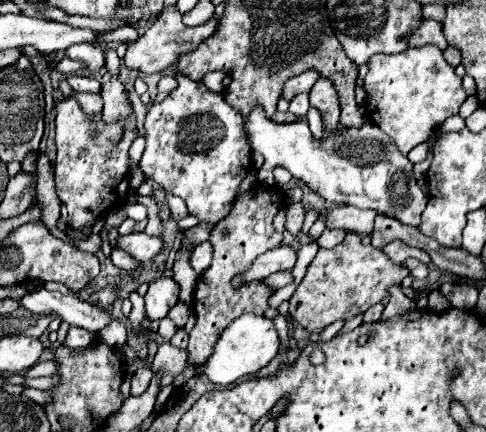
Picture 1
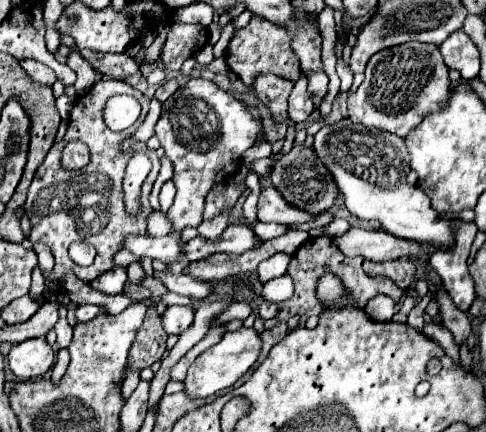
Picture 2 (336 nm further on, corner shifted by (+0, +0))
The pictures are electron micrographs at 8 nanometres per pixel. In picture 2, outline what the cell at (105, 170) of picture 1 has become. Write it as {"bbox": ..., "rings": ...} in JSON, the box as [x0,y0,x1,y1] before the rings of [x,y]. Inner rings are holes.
{"bbox":[24,80,160,292],"rings":[[[100,80],[100,82],[96,82],[86,94],[82,94],[82,96],[76,100],[76,106],[74,106],[74,110],[72,110],[72,116],[70,116],[68,130],[66,130],[64,138],[50,148],[48,156],[44,158],[44,162],[40,164],[40,168],[36,170],[36,176],[34,176],[34,180],[32,180],[30,188],[28,188],[28,198],[26,198],[26,202],[24,202],[24,214],[26,214],[26,216],[30,218],[30,222],[32,222],[32,230],[30,230],[30,234],[28,234],[28,240],[30,240],[30,242],[42,242],[42,244],[46,244],[46,246],[52,250],[56,264],[54,264],[54,270],[52,270],[52,274],[50,274],[50,280],[56,284],[58,292],[64,290],[64,288],[62,288],[62,282],[64,282],[64,278],[66,278],[68,272],[72,272],[78,280],[82,280],[82,282],[88,284],[88,282],[92,282],[94,278],[98,278],[100,274],[104,274],[106,270],[112,268],[112,258],[114,258],[114,254],[122,248],[126,236],[146,236],[146,220],[148,220],[148,216],[152,214],[152,206],[150,206],[148,200],[144,200],[144,192],[146,192],[148,196],[150,196],[150,192],[152,192],[154,180],[156,180],[156,176],[158,176],[158,172],[160,172],[160,158],[156,156],[154,150],[148,150],[146,142],[132,142],[132,146],[130,146],[128,150],[122,150],[122,142],[124,142],[126,138],[130,138],[130,136],[138,130],[138,126],[142,124],[142,120],[144,120],[146,114],[148,114],[148,106],[150,106],[150,100],[148,100],[146,96],[142,96],[138,90],[134,90],[132,86],[128,86],[126,82],[118,82],[118,80]],[[114,94],[130,94],[130,96],[134,96],[134,98],[142,104],[142,114],[140,114],[140,118],[136,120],[136,124],[134,124],[132,128],[128,128],[128,130],[122,130],[122,132],[112,132],[112,130],[108,130],[108,126],[104,124],[104,118],[102,118],[104,104],[106,104],[106,100],[108,100],[110,96],[114,96]],[[70,140],[82,140],[82,142],[90,148],[92,160],[90,160],[90,164],[88,164],[86,168],[82,168],[82,170],[72,170],[72,172],[70,172],[70,170],[64,170],[64,168],[60,166],[62,148],[64,148]],[[136,152],[148,152],[148,158],[152,160],[152,172],[148,174],[148,184],[144,184],[144,192],[142,192],[142,212],[140,212],[140,216],[134,218],[134,216],[130,216],[130,214],[124,210],[122,178],[124,178],[124,170],[126,170],[128,160],[130,160],[132,154],[136,154]],[[76,240],[84,240],[84,242],[88,242],[88,244],[92,244],[92,246],[96,248],[96,260],[94,260],[94,264],[92,264],[90,268],[80,268],[80,266],[76,266],[76,264],[68,258],[68,246],[70,246],[72,242],[76,242]]]}

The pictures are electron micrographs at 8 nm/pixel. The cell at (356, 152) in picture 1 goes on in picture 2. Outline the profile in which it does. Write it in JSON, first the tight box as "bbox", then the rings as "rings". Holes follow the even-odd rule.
{"bbox":[314,118,456,250],"rings":[[[344,118],[318,130],[314,150],[320,160],[324,160],[324,166],[332,172],[352,216],[362,220],[378,220],[382,228],[396,238],[428,244],[436,250],[454,248],[456,240],[452,222],[442,220],[436,224],[440,214],[430,206],[428,196],[416,186],[406,184],[406,174],[410,172],[408,150],[404,148],[404,140],[400,136],[366,128],[362,124],[352,124],[348,118]]]}

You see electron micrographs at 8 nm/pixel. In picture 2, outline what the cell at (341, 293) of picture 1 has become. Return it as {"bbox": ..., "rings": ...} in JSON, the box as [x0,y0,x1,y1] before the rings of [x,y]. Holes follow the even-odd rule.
{"bbox":[258,236,404,322],"rings":[[[320,236],[320,238],[310,238],[308,242],[304,242],[294,254],[292,254],[292,260],[288,264],[288,276],[292,278],[294,282],[294,296],[290,300],[284,300],[284,302],[262,302],[260,304],[260,312],[258,316],[262,320],[268,320],[268,318],[276,318],[280,322],[286,322],[288,318],[292,316],[302,316],[302,318],[308,318],[308,316],[314,316],[314,282],[324,276],[324,274],[334,274],[336,278],[342,280],[344,284],[344,290],[350,294],[350,298],[354,300],[356,308],[364,310],[366,304],[378,296],[378,294],[386,294],[390,296],[394,302],[398,302],[402,298],[404,292],[400,292],[400,288],[396,288],[396,284],[392,284],[392,280],[386,280],[382,276],[368,276],[364,270],[362,270],[362,258],[348,258],[344,256],[340,250],[336,250],[336,246],[330,242],[328,236]]]}

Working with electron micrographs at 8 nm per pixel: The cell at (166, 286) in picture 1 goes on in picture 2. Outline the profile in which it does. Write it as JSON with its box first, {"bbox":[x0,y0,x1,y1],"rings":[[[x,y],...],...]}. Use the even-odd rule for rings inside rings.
{"bbox":[162,306,194,336],"rings":[[[168,306],[162,316],[164,330],[176,336],[180,336],[186,328],[190,328],[192,320],[194,320],[194,310],[188,306]]]}

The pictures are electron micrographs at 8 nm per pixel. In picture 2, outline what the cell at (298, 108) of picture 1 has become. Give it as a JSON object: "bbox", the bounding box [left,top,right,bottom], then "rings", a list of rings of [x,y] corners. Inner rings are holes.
{"bbox":[288,74,314,122],"rings":[[[302,74],[300,78],[298,78],[298,82],[294,84],[294,90],[292,90],[292,94],[290,94],[290,108],[288,108],[288,114],[290,114],[290,120],[294,120],[294,122],[306,122],[308,118],[310,118],[310,114],[314,112],[314,104],[312,104],[312,100],[310,100],[310,96],[308,96],[308,90],[306,90],[306,86],[308,86],[308,80],[306,80],[306,76]]]}

